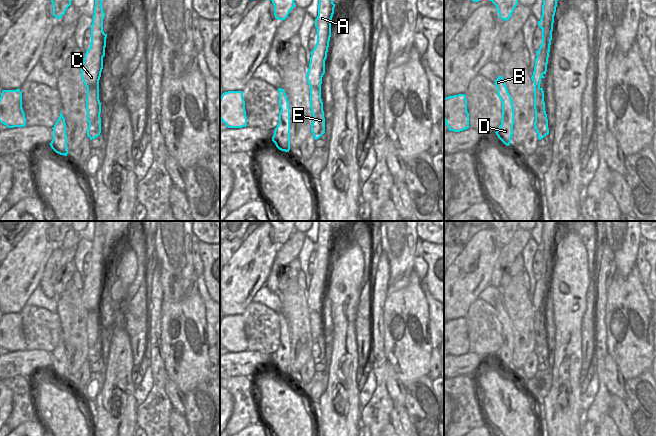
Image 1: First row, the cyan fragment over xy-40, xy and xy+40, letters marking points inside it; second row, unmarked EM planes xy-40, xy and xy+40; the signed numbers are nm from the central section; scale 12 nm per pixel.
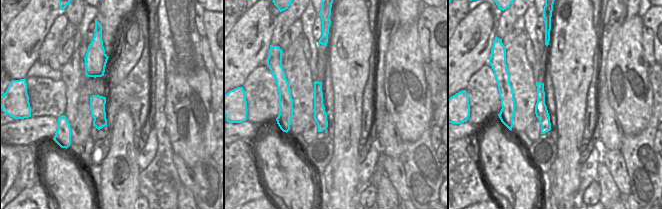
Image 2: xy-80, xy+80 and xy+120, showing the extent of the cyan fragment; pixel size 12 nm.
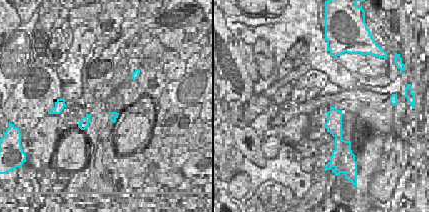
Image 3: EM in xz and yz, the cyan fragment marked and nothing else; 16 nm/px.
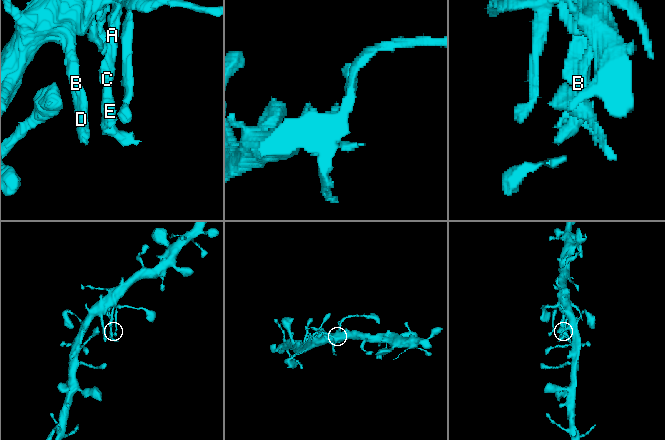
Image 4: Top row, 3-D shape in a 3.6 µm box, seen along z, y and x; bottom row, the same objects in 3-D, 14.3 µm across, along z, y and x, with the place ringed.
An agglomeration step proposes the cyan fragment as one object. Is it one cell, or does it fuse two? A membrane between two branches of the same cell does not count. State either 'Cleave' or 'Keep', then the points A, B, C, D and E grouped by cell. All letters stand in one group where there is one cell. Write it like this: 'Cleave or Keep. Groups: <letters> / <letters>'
Keep. Groups: A B C D E.

